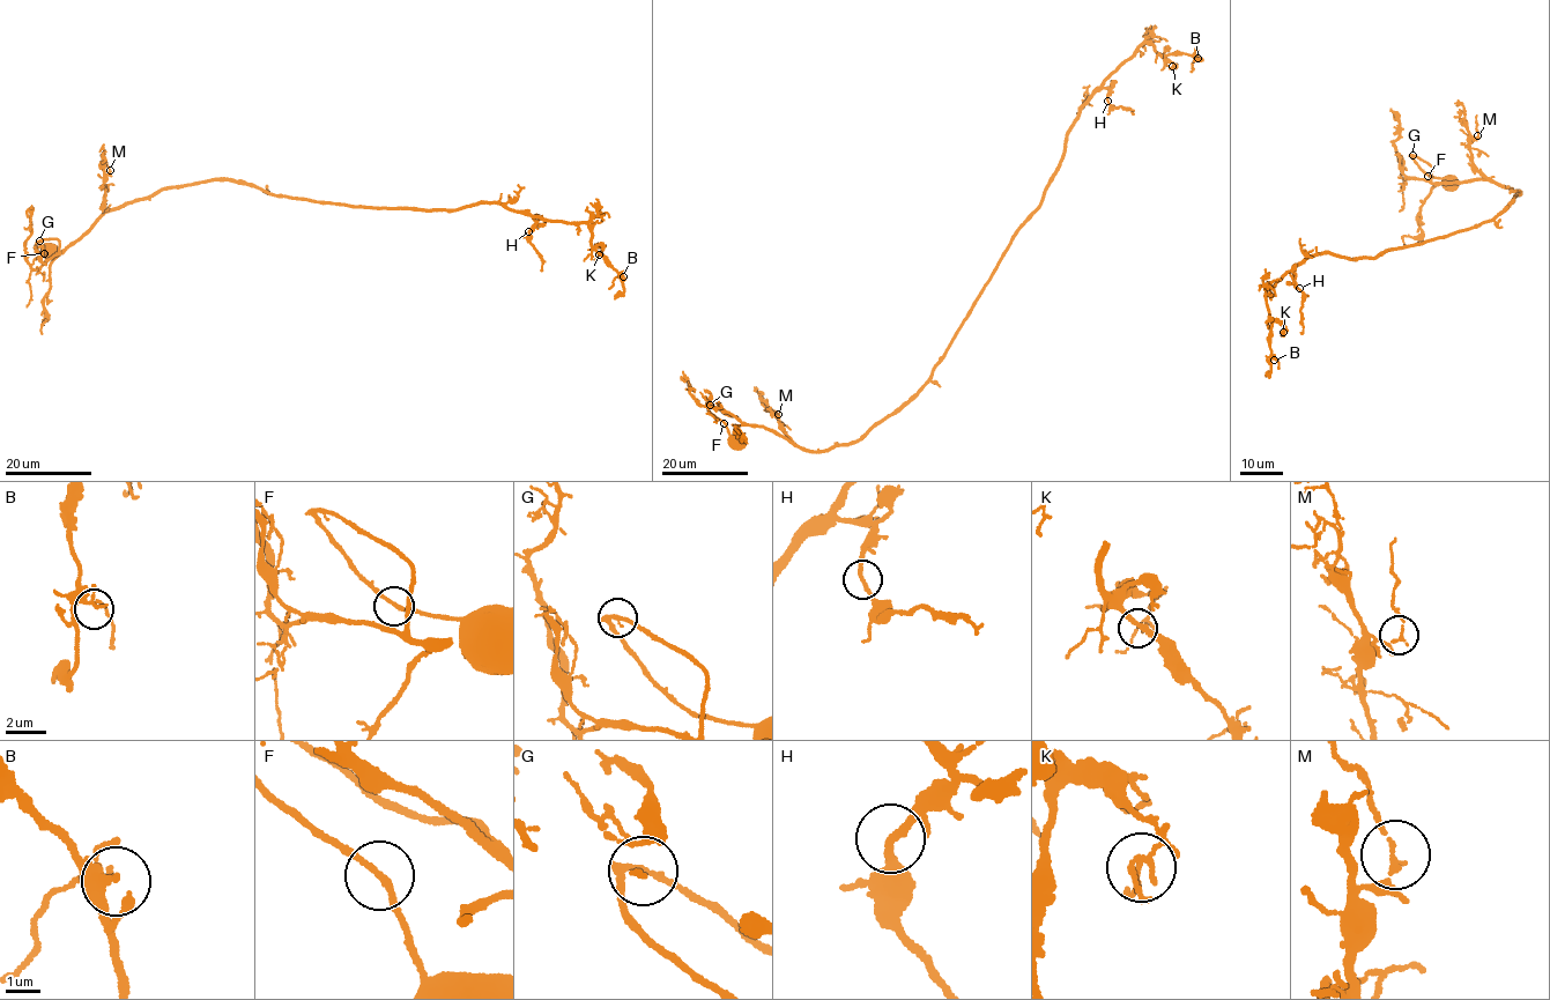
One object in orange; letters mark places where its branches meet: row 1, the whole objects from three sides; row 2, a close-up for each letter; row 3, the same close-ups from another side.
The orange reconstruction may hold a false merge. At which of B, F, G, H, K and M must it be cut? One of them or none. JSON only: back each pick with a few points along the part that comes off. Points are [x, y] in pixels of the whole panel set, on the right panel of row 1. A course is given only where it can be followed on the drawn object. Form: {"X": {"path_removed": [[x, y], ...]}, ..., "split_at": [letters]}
{"split_at": []}

